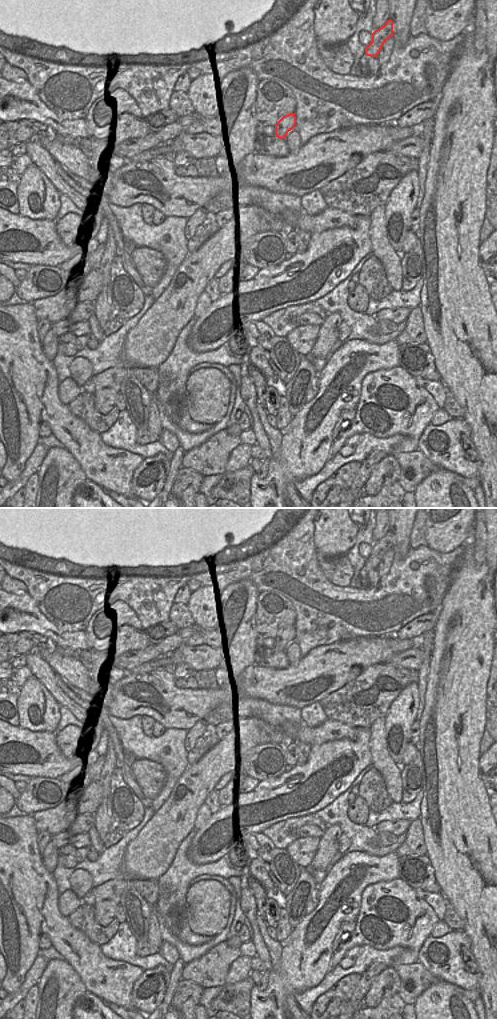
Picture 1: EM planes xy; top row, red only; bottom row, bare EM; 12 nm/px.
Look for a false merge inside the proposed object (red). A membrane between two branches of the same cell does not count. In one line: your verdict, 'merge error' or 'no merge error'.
merge error

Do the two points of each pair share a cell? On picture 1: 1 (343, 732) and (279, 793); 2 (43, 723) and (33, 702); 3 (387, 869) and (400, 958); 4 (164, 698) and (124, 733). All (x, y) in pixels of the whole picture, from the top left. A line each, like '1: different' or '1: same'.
1: different
2: same
3: different
4: different

